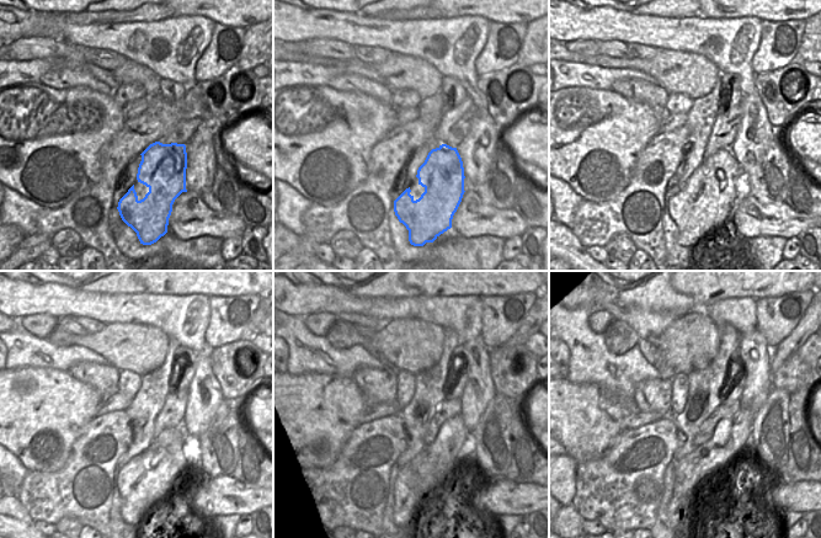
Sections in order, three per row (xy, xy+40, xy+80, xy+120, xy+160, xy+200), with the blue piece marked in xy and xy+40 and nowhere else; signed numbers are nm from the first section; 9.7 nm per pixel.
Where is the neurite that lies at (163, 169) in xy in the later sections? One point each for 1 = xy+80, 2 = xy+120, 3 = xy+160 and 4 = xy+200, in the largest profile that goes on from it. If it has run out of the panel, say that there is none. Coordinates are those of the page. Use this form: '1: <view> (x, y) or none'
1: xy+80 (696, 219)
2: xy+120 (139, 494)
3: xy+160 (409, 491)
4: xy+200 (678, 507)

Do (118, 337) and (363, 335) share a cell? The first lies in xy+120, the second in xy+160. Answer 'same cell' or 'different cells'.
different cells

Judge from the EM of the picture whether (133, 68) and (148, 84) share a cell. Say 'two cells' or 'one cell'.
one cell

